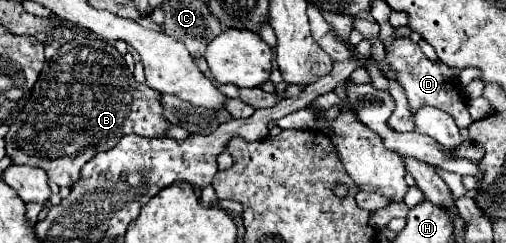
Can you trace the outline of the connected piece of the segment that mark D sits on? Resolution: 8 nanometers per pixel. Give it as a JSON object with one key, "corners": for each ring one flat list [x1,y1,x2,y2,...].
{"corners":[[401,37,401,39,395,39,391,41,387,47,387,63,381,67,381,71,385,69,395,69,397,71,397,81,403,85,403,89,407,91,407,97,409,97,409,107,411,107,411,113,417,111,419,107,423,105,433,105,433,107,439,107,443,111,447,111,459,129,465,129,473,123,469,111,467,111,467,105,465,101,461,101,461,93,459,93,459,83,457,83,457,77,459,77,459,71,443,65,443,63,433,63,425,57,425,53,421,51,421,47,417,43,413,43,409,37]]}

